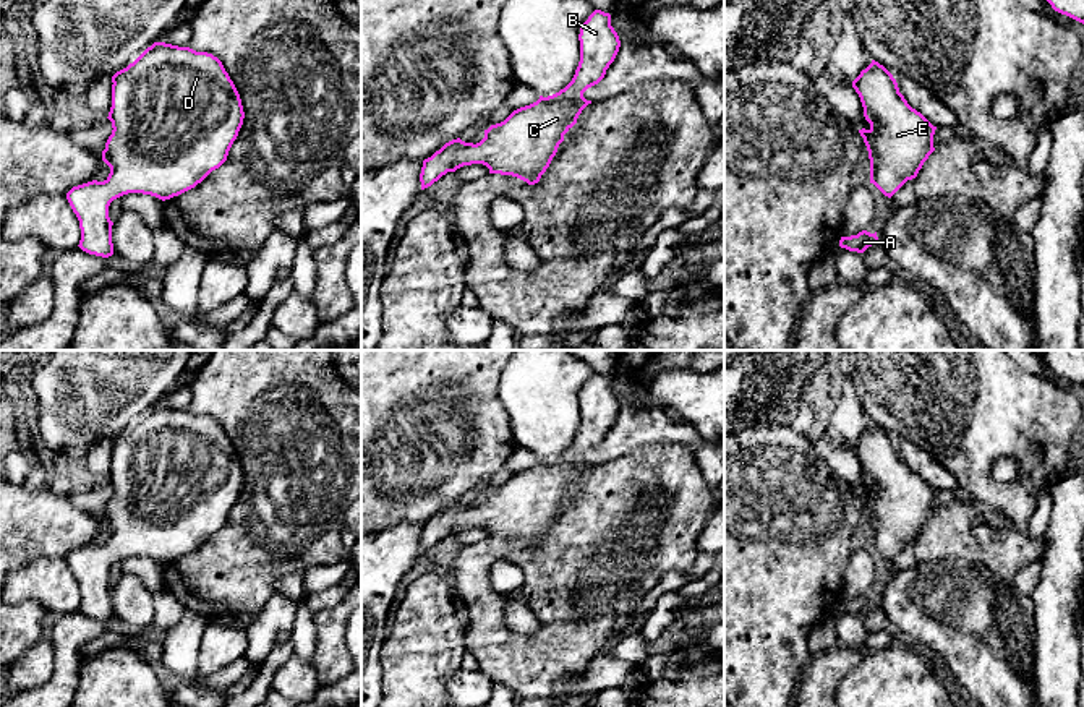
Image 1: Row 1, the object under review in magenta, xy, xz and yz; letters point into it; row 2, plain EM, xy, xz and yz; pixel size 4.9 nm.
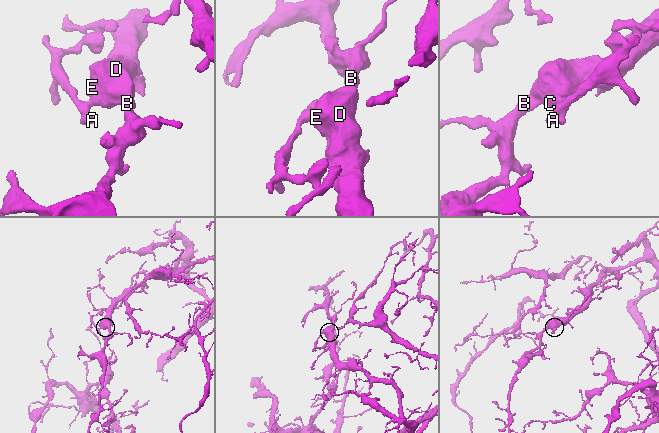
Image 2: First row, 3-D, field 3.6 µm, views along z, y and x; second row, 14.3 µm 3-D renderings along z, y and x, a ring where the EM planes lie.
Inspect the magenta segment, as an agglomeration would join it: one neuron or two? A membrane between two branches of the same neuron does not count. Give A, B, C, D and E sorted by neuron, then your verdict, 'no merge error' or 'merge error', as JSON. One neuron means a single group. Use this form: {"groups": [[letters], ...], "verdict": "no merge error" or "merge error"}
{"groups": [["A", "B", "C", "D", "E"]], "verdict": "no merge error"}

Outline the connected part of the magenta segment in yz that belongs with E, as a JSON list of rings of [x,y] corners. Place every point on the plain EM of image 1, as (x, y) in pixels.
[[[878,425],[852,444],[870,491],[859,493],[868,514],[870,546],[891,561],[907,543],[917,540],[935,514],[933,490],[899,456],[893,438]]]

